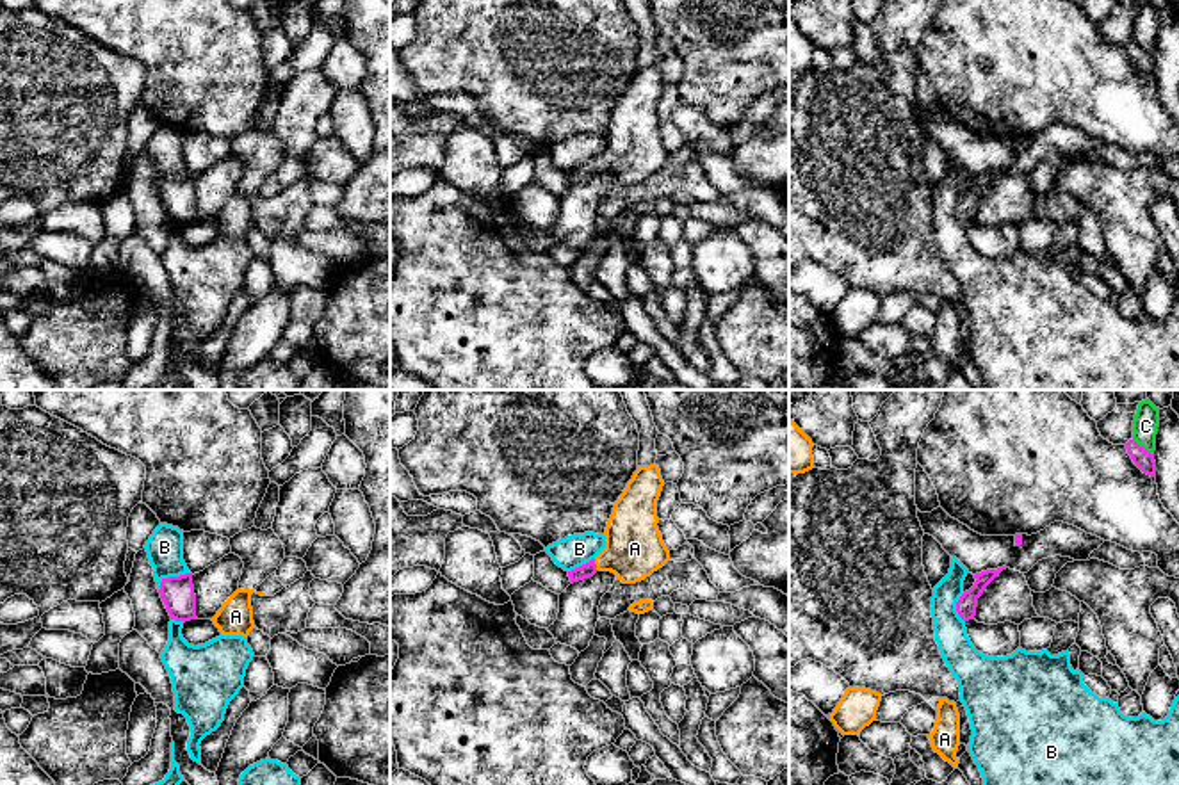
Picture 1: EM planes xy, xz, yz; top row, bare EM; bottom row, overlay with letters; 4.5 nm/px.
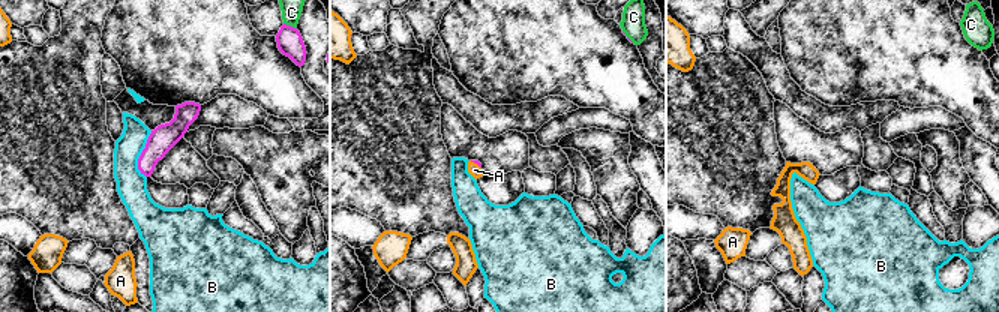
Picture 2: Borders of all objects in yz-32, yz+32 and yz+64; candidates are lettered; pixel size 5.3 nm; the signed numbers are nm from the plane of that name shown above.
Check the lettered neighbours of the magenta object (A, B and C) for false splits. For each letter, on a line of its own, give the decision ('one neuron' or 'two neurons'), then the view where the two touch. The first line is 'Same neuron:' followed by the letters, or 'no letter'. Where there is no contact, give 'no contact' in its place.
Same neuron: A
A: one neuron | xz
B: two neurons | xy
C: two neurons | yz

